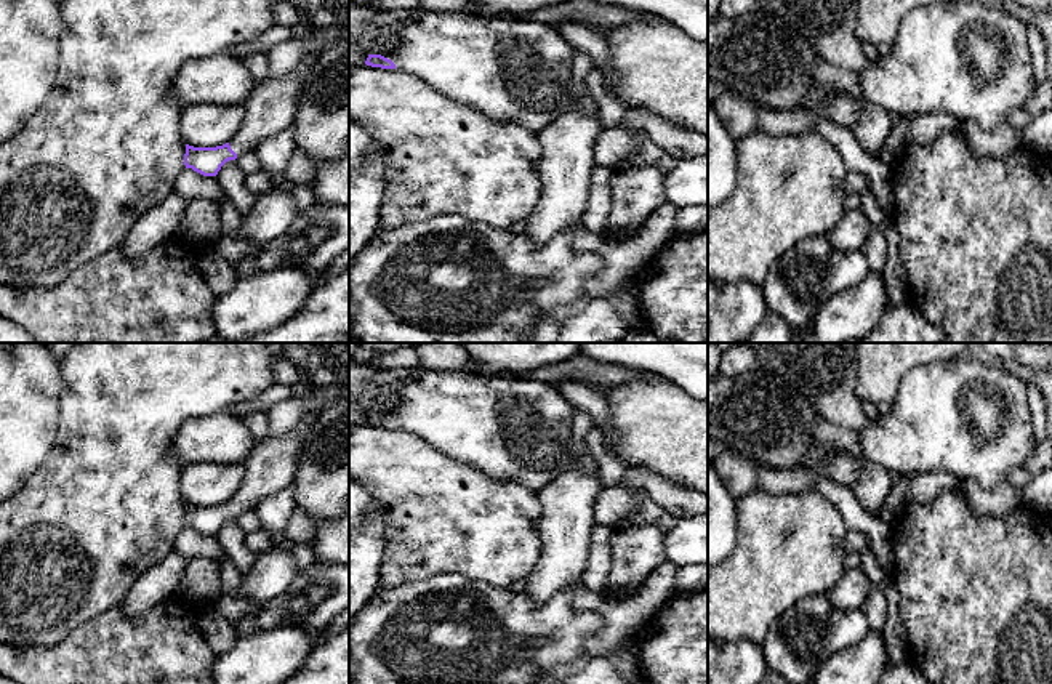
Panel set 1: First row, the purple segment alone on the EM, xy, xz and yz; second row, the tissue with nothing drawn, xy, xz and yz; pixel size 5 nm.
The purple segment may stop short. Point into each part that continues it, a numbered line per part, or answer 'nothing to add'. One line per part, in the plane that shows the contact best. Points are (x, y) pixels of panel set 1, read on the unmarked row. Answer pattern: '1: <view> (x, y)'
1: xy (271, 466)

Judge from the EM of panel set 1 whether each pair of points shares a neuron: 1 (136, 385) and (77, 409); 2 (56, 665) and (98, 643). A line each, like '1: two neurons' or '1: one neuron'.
1: one neuron
2: one neuron

